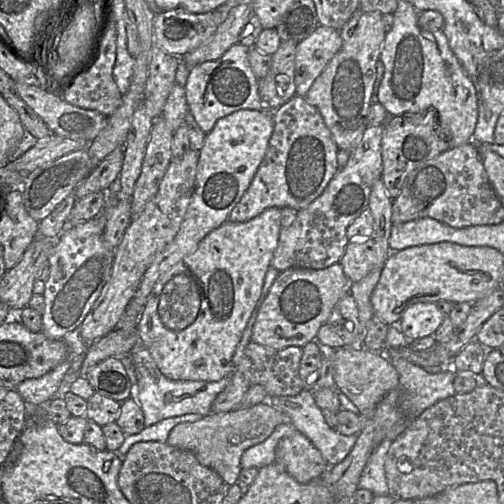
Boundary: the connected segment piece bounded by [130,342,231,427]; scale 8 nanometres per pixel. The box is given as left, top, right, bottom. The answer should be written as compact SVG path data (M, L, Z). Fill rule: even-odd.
M138 343L130 352L136 369L136 383L131 386L130 398L136 401L144 415L144 427L151 426L163 419L185 414L206 416L217 395L230 383L231 376L214 382L194 380L170 380L157 368L147 348Z

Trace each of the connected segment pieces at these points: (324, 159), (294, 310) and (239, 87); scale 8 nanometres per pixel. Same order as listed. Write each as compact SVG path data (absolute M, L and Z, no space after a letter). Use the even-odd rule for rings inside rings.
M295 95L278 109L273 110L274 131L269 140L266 154L253 180L238 204L231 211L228 220L242 223L251 220L270 207L289 207L297 212L307 208L325 190L338 171L337 147L319 110L309 104L305 97Z
M340 262L324 269L288 269L280 272L260 307L251 342L267 348L283 349L290 346L302 348L315 341L319 328L326 322L334 306L343 295L350 292L350 283Z
M234 44L220 58L204 62L191 69L186 96L189 110L200 128L207 134L217 120L241 109L262 110L263 101L258 90L258 78L248 59L249 47Z

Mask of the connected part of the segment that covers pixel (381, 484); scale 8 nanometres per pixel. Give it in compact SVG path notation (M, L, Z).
M383 440L373 451L363 469L358 488L367 489L374 496L387 496L389 494L385 475L385 459L393 441Z

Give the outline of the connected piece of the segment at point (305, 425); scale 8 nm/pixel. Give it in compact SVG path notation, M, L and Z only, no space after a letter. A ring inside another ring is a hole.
M301 391L300 405L288 407L282 404L282 411L286 413L294 428L305 435L321 452L329 466L342 462L351 452L358 434L342 435L331 428L324 419L322 410L317 406L312 391Z

